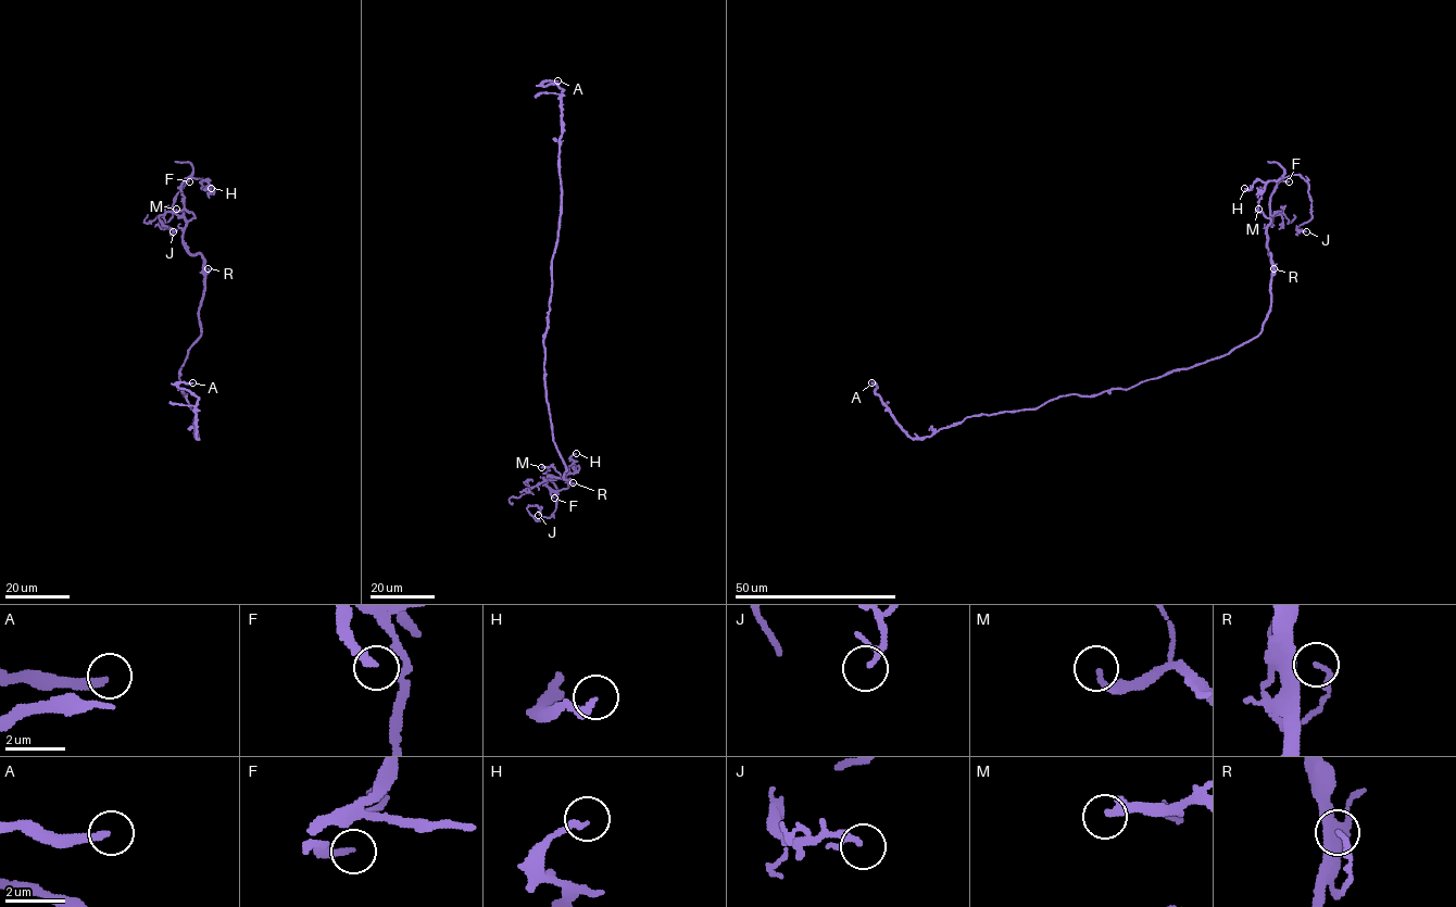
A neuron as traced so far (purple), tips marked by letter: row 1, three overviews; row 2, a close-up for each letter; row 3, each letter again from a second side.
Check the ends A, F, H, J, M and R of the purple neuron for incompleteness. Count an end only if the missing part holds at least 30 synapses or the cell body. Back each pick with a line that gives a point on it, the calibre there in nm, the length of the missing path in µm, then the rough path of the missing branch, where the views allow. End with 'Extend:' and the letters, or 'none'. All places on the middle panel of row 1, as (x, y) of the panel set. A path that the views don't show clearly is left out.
A: (557, 80) | 240 nm | 160 µm
F: (554, 498) | 220 nm | 35 µm | (554, 498), (570, 503), (574, 490), (589, 470), (589, 457), (593, 452), (600, 453)
Extend: A, F

